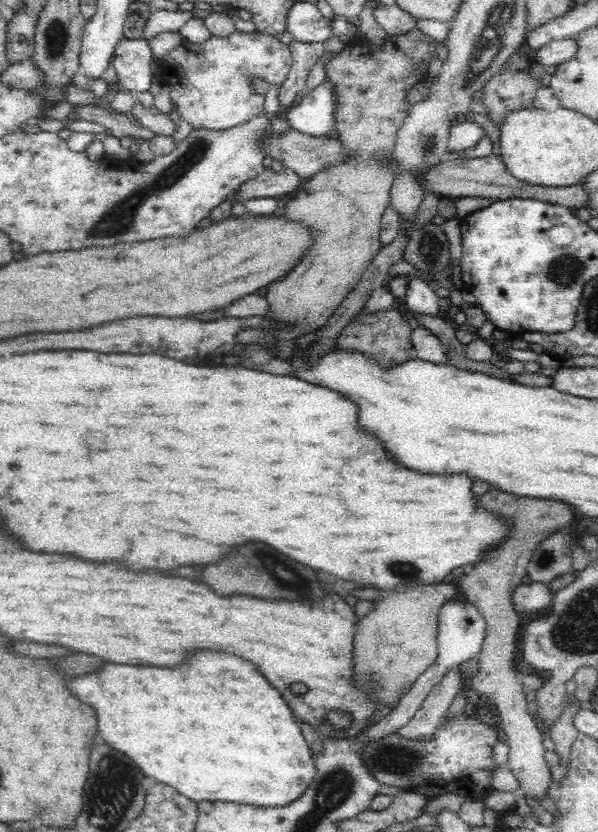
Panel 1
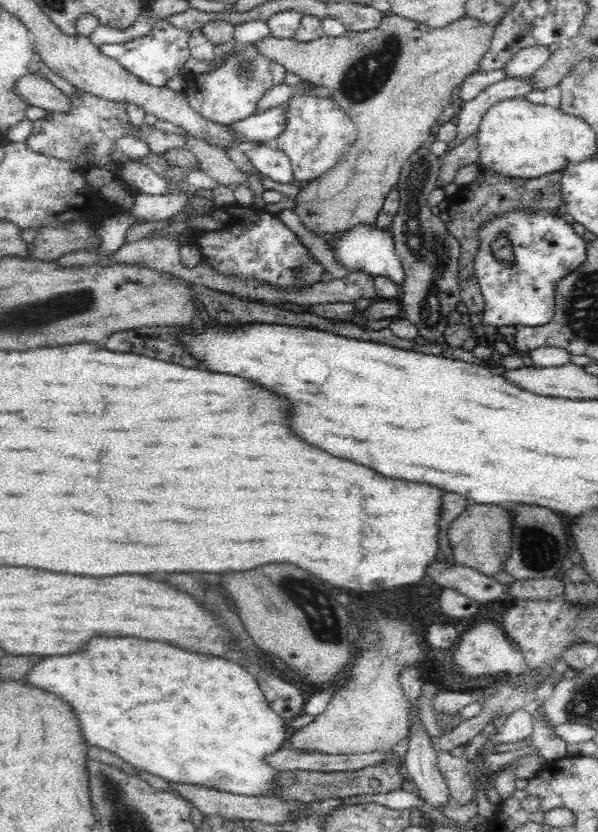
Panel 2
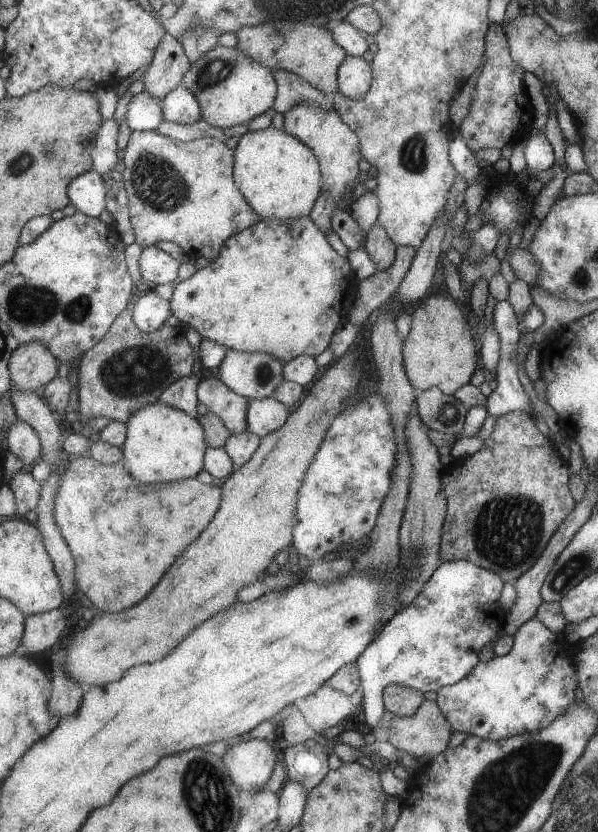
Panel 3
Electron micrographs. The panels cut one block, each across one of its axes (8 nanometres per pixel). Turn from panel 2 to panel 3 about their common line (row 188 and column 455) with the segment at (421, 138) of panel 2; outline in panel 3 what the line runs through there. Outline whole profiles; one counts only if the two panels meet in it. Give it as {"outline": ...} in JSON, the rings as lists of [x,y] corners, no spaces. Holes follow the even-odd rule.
{"outline":[[[440,292],[425,296],[412,307],[410,328],[407,336],[402,341],[402,367],[409,384],[415,392],[435,387],[440,388],[441,392],[452,395],[457,388],[469,383],[471,372],[477,364],[477,352],[475,352],[475,346],[473,346],[469,324],[463,318],[457,304],[451,298],[443,298],[443,295],[445,294]]]}

